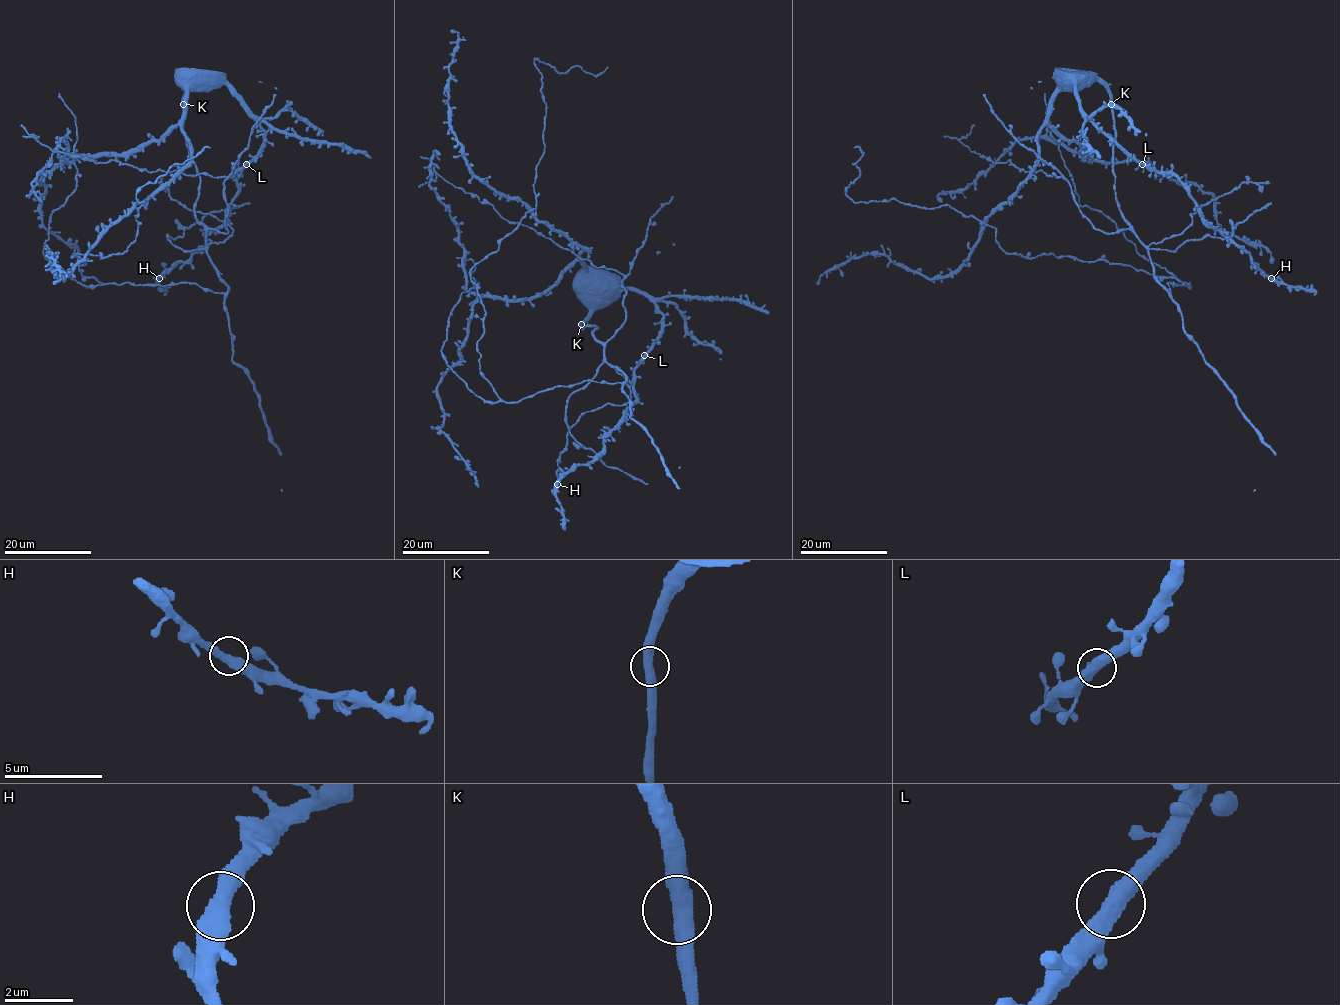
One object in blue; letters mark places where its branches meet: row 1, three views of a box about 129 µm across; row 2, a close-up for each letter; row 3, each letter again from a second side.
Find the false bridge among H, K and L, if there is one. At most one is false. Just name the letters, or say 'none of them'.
none of them

